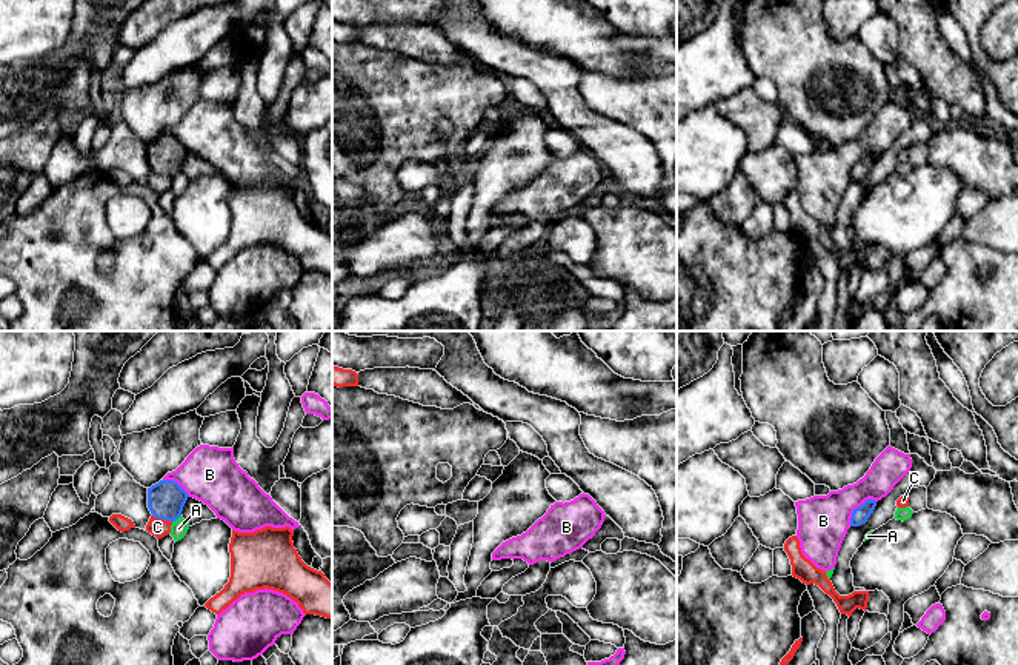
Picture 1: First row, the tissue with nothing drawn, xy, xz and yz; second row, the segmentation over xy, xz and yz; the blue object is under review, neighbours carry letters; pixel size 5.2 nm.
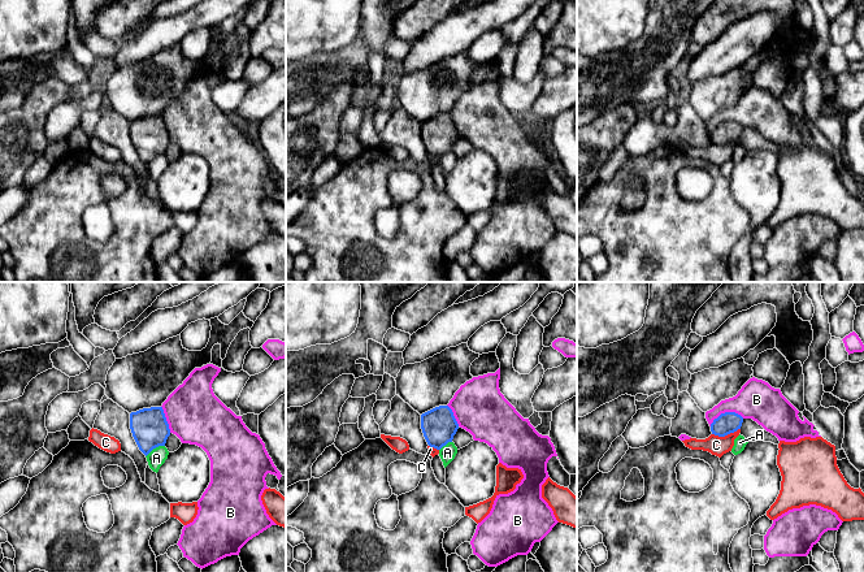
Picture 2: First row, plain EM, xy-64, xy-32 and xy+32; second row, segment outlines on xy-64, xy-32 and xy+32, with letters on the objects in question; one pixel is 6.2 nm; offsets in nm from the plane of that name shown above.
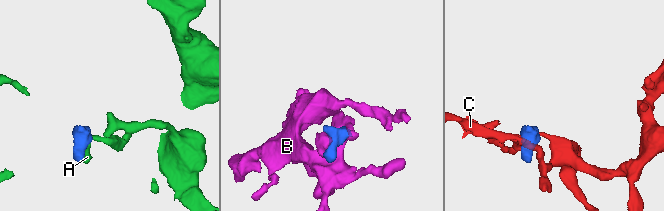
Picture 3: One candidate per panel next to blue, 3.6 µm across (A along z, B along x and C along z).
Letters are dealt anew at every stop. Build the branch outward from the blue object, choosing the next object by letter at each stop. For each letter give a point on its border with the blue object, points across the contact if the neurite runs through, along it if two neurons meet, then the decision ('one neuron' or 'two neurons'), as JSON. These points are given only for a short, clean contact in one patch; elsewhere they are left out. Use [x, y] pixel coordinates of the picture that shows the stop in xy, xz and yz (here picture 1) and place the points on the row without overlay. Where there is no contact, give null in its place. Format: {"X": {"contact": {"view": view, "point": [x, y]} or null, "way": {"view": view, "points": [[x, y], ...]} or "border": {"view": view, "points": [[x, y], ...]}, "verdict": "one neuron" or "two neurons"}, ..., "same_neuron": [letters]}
{"A": {"contact": {"view": "xy", "point": [176, 174]}, "verdict": "two neurons"}, "B": {"contact": {"view": "yz", "point": [855, 163]}, "verdict": "two neurons"}, "C": {"contact": {"view": "xy", "point": [162, 173]}, "verdict": "two neurons"}, "same_neuron": []}

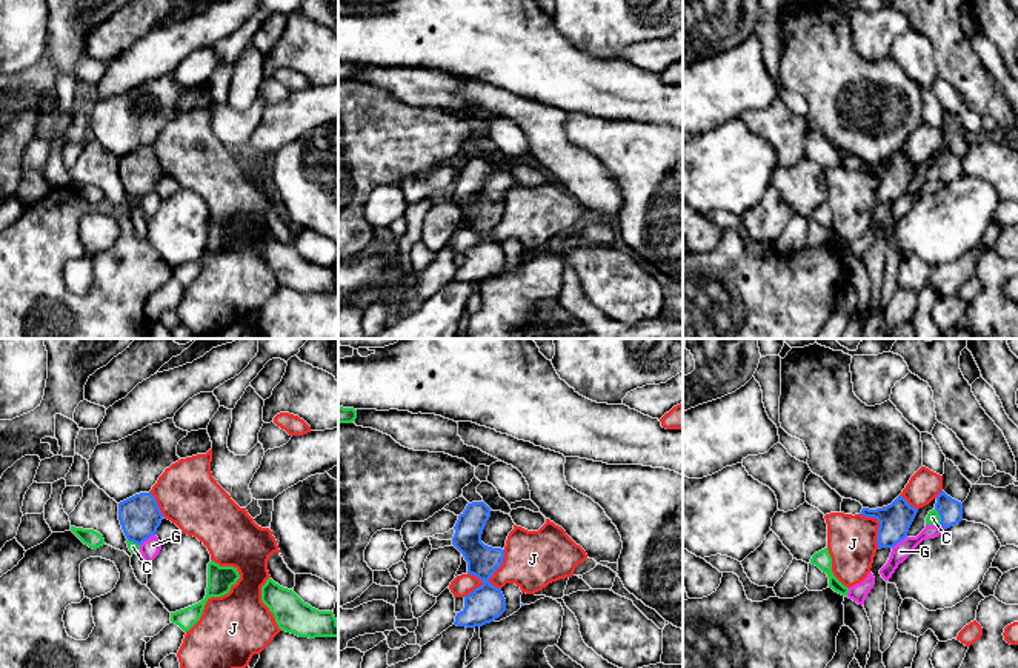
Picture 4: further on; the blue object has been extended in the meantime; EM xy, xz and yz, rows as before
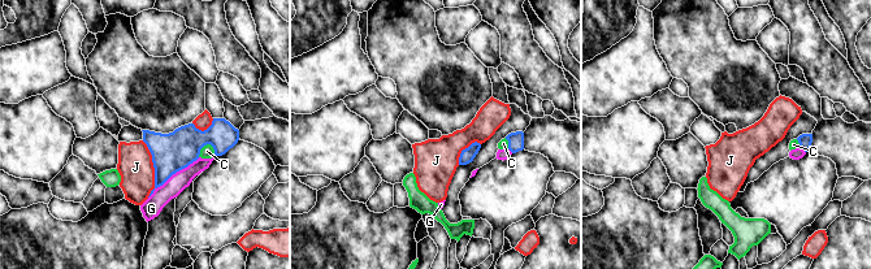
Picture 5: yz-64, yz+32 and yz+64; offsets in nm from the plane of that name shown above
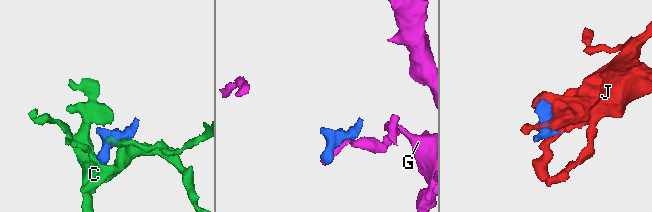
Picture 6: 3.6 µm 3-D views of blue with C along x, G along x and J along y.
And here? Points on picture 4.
{"C": {"contact": {"view": "yz", "point": [940, 171]}, "verdict": "two neurons"}, "G": {"contact": {"view": "xy", "point": [146, 194]}, "verdict": "two neurons"}, "J": {"contact": {"view": "yz", "point": [878, 182]}, "verdict": "two neurons"}, "same_neuron": []}

